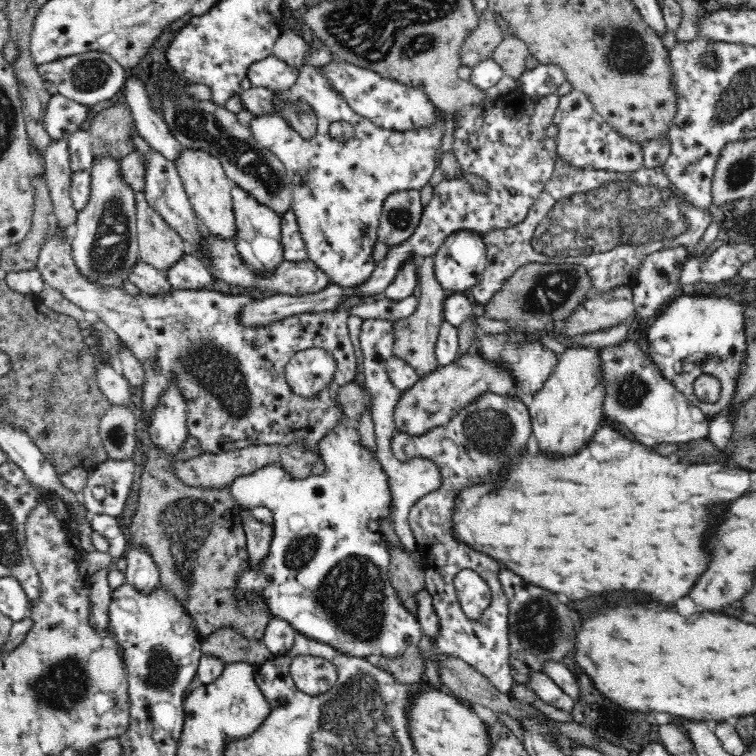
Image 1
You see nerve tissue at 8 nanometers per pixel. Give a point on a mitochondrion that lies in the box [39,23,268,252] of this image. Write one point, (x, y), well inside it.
(88, 75)

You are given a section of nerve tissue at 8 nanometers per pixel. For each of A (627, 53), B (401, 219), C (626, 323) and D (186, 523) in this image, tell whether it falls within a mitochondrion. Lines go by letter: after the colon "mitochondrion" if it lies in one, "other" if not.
A: mitochondrion
B: mitochondrion
C: other
D: mitochondrion

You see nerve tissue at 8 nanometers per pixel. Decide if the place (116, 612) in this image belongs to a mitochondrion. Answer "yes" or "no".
no

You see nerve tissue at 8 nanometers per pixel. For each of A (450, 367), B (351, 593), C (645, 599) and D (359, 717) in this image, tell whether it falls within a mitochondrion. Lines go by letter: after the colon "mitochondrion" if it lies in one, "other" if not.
A: other
B: mitochondrion
C: other
D: mitochondrion

